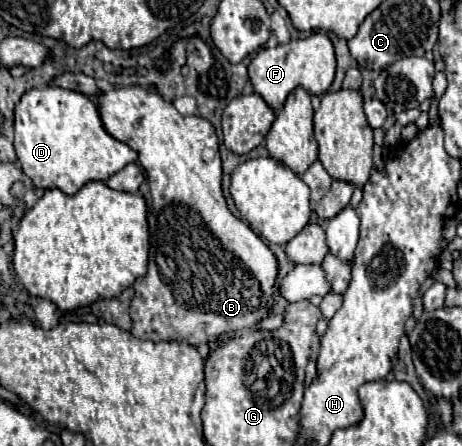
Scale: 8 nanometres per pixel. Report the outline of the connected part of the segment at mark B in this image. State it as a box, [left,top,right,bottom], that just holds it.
[97,86,277,344]

